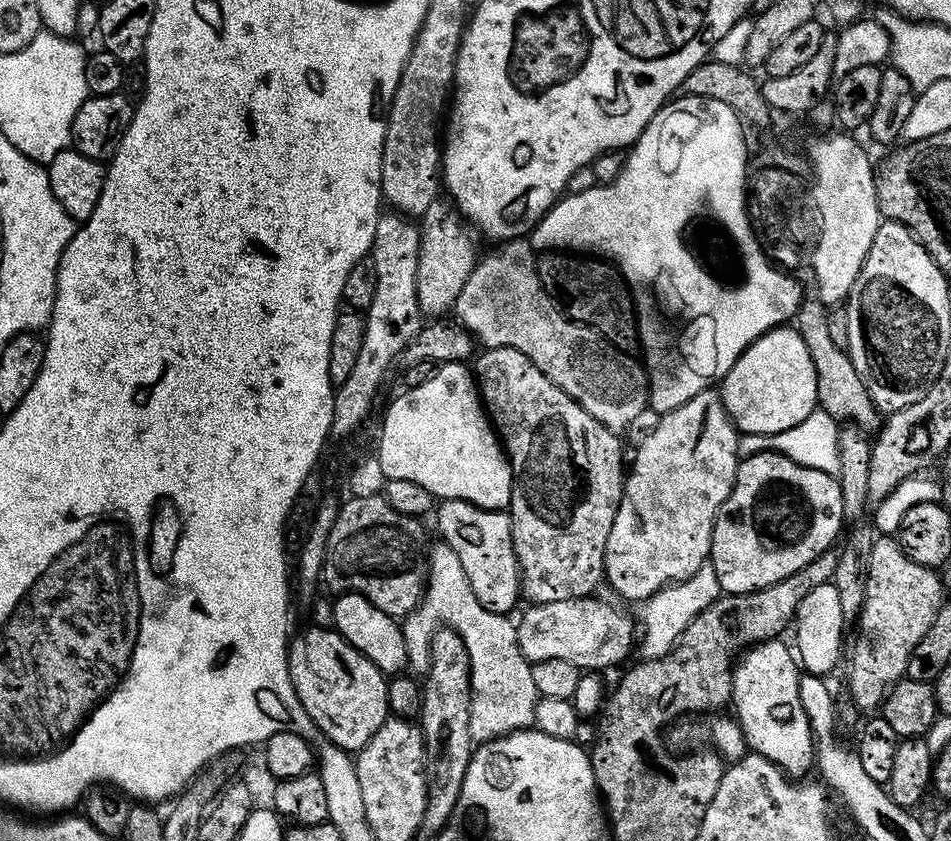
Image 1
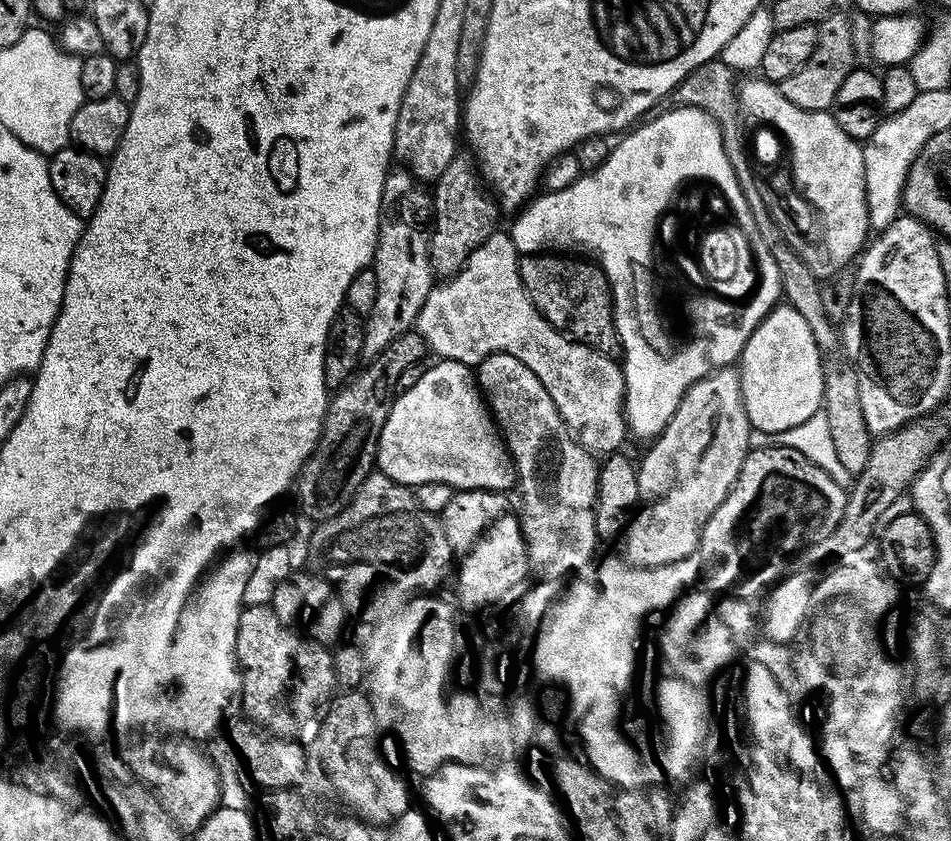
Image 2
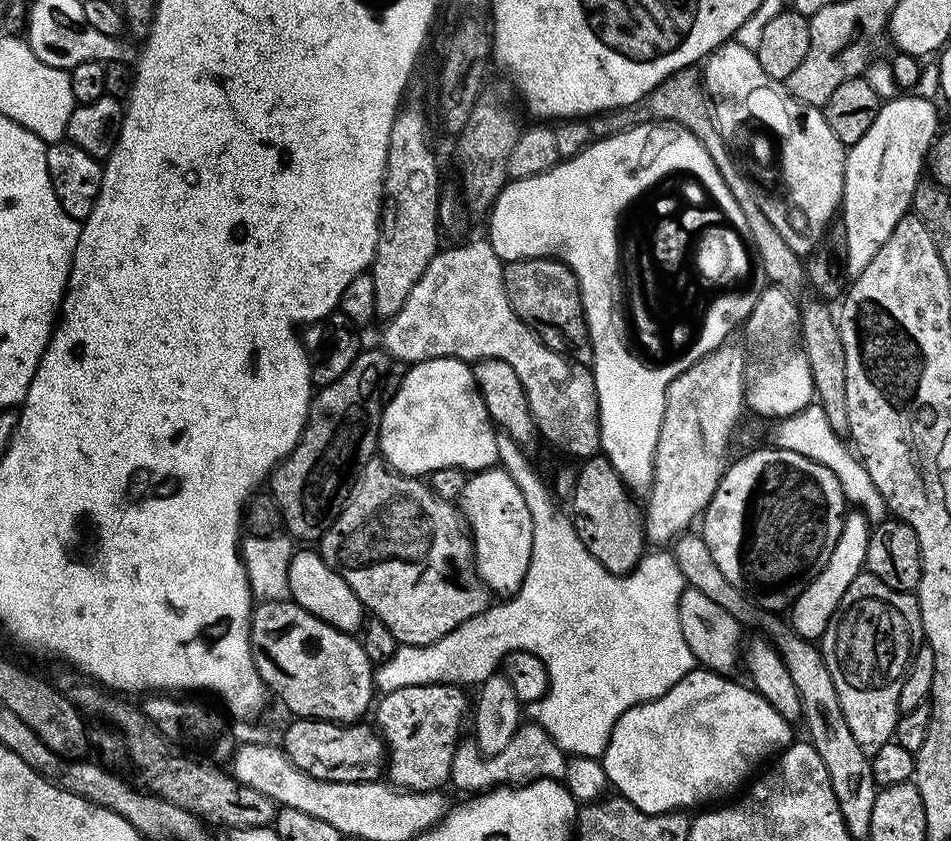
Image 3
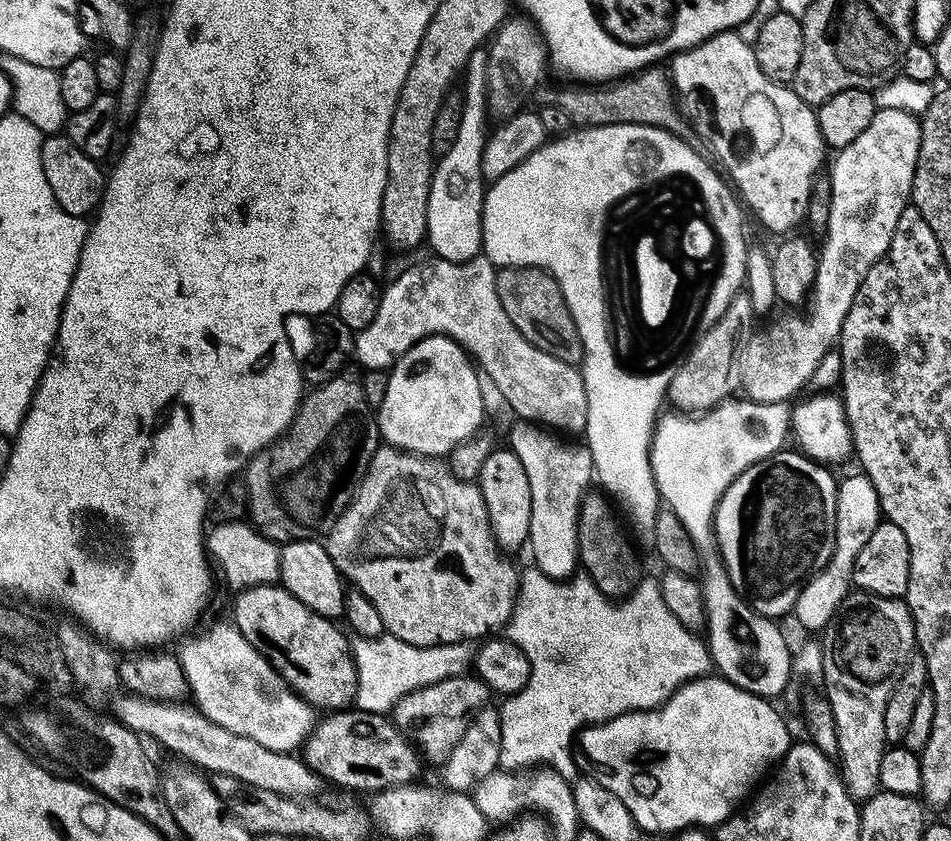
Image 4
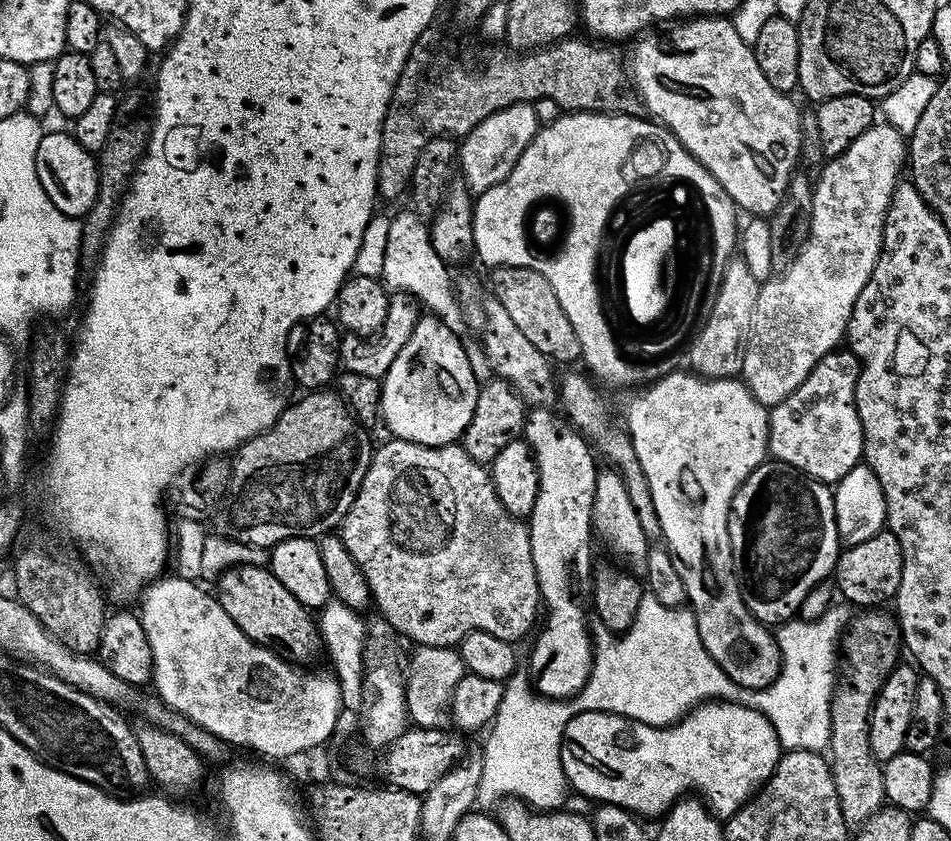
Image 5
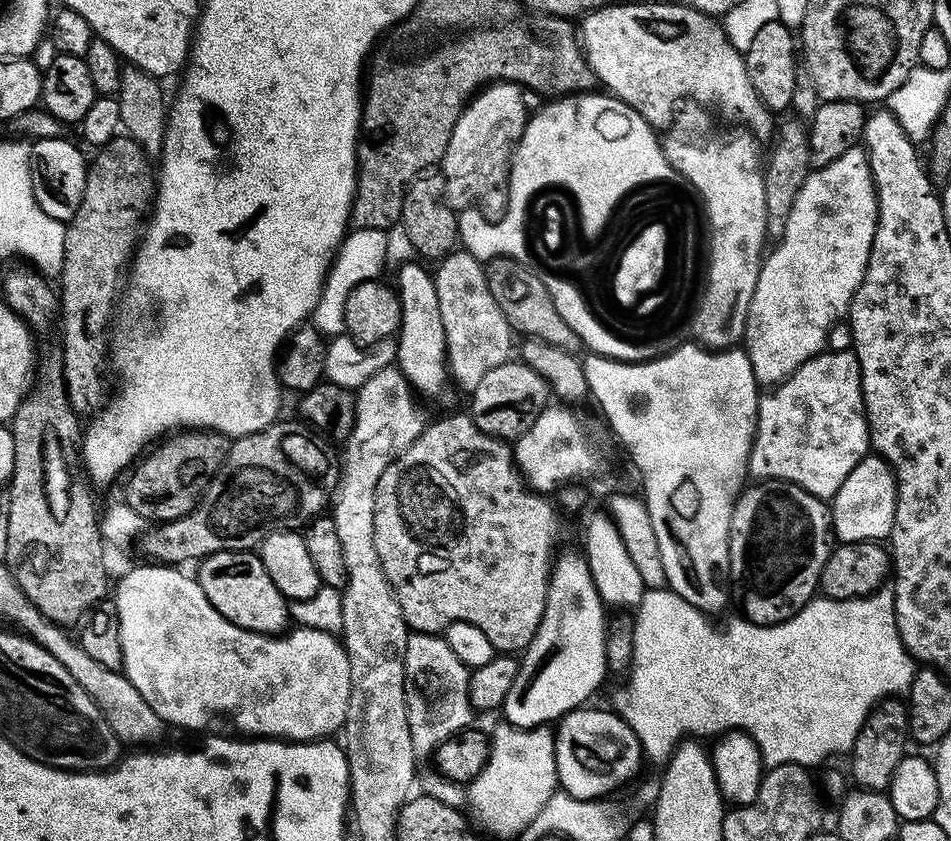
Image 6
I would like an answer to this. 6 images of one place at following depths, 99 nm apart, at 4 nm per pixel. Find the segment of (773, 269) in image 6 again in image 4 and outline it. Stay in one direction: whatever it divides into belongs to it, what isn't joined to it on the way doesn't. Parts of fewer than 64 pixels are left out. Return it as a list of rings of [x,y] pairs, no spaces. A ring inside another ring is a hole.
[[[881,108],[874,114],[874,122],[870,122],[870,126],[866,126],[866,130],[862,134],[858,134],[858,138],[854,138],[854,142],[850,142],[850,146],[839,149],[835,153],[836,161],[832,164],[830,175],[832,178],[832,197],[830,198],[830,222],[824,227],[824,235],[822,243],[819,245],[818,255],[816,258],[816,281],[812,283],[812,291],[810,293],[810,305],[812,304],[812,316],[803,316],[800,310],[784,310],[781,316],[773,315],[765,328],[757,327],[755,331],[747,337],[744,348],[740,352],[740,388],[743,395],[749,400],[758,402],[759,404],[783,404],[791,401],[791,396],[795,392],[803,393],[805,391],[804,383],[815,374],[820,368],[820,363],[824,360],[824,355],[828,351],[833,351],[834,345],[840,339],[840,331],[844,325],[846,314],[850,310],[850,306],[854,302],[854,298],[858,294],[858,290],[862,286],[862,282],[866,278],[866,274],[870,270],[870,266],[874,266],[874,262],[878,262],[885,254],[890,246],[890,238],[894,238],[894,230],[898,226],[898,218],[902,214],[902,210],[909,207],[910,197],[912,194],[912,183],[914,182],[914,166],[918,162],[918,146],[920,145],[920,122],[915,116],[911,116],[908,112],[902,110],[886,110]]]

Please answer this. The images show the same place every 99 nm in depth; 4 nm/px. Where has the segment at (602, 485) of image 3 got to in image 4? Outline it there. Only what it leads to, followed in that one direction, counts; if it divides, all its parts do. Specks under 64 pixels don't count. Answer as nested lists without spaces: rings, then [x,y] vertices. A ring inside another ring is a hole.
[[[592,490],[587,493],[580,504],[580,513],[577,515],[579,567],[592,579],[594,586],[598,586],[598,590],[603,596],[613,602],[619,602],[640,585],[642,579],[640,560],[636,557],[635,550],[632,549],[633,541],[630,539],[625,525],[623,523],[620,525],[616,521],[617,513],[614,511],[609,497],[599,491],[596,492]]]

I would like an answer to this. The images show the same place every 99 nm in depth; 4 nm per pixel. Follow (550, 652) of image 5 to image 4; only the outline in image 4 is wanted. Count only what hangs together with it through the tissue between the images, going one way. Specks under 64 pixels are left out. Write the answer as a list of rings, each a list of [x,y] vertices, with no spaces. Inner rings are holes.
[[[513,421],[509,427],[508,446],[522,464],[530,483],[531,494],[531,530],[529,532],[528,548],[532,550],[533,565],[542,570],[552,580],[569,579],[579,565],[577,554],[577,515],[580,504],[587,495],[589,482],[593,481],[593,456],[585,443],[566,444],[561,437],[551,431],[534,424],[532,421]]]

